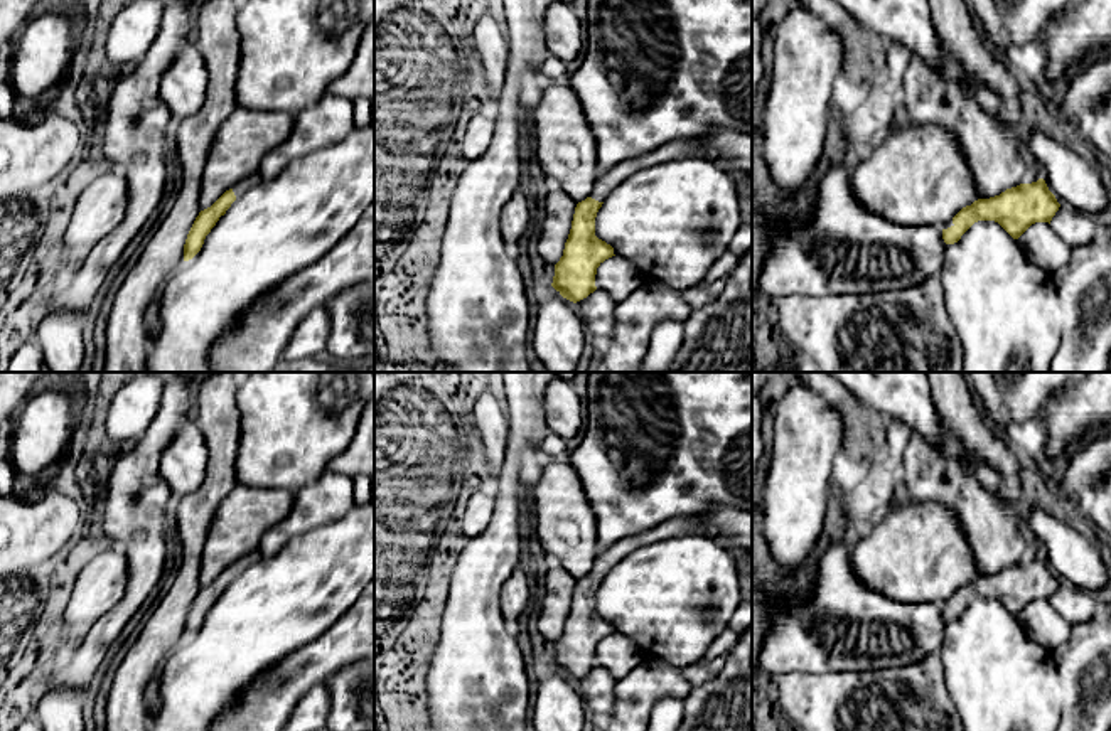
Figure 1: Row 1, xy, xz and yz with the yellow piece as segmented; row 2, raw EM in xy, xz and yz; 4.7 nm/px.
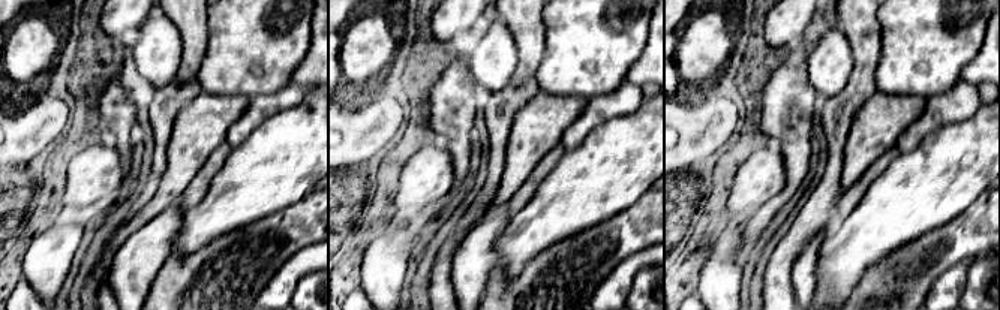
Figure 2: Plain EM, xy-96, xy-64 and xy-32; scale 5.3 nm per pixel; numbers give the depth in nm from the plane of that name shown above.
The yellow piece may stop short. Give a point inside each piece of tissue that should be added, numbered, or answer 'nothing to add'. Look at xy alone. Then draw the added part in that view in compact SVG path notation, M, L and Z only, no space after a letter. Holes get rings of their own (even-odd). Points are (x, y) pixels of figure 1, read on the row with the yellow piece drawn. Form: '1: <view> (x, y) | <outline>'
1: xy (241, 187) | M255 173L255 175L250 175L250 177L239 180L231 189L233 189L236 199L239 199L241 195L244 195L251 187L255 187L261 180L263 179L260 177L260 173Z

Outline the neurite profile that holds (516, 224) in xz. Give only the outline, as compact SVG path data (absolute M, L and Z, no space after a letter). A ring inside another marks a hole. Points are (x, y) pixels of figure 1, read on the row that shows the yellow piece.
M524 190L514 192L501 209L501 236L511 249L521 248L526 237L534 231L529 212L529 200Z

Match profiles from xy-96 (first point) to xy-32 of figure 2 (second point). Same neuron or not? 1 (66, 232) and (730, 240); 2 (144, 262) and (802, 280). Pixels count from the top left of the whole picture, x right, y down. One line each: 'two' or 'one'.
1: one
2: one

